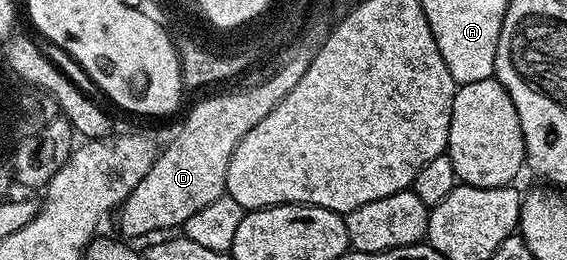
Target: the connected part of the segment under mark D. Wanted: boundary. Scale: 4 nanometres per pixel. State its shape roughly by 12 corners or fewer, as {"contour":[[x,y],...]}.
{"contour":[[308,72],[196,103],[116,214],[123,239],[223,197],[236,144]]}

